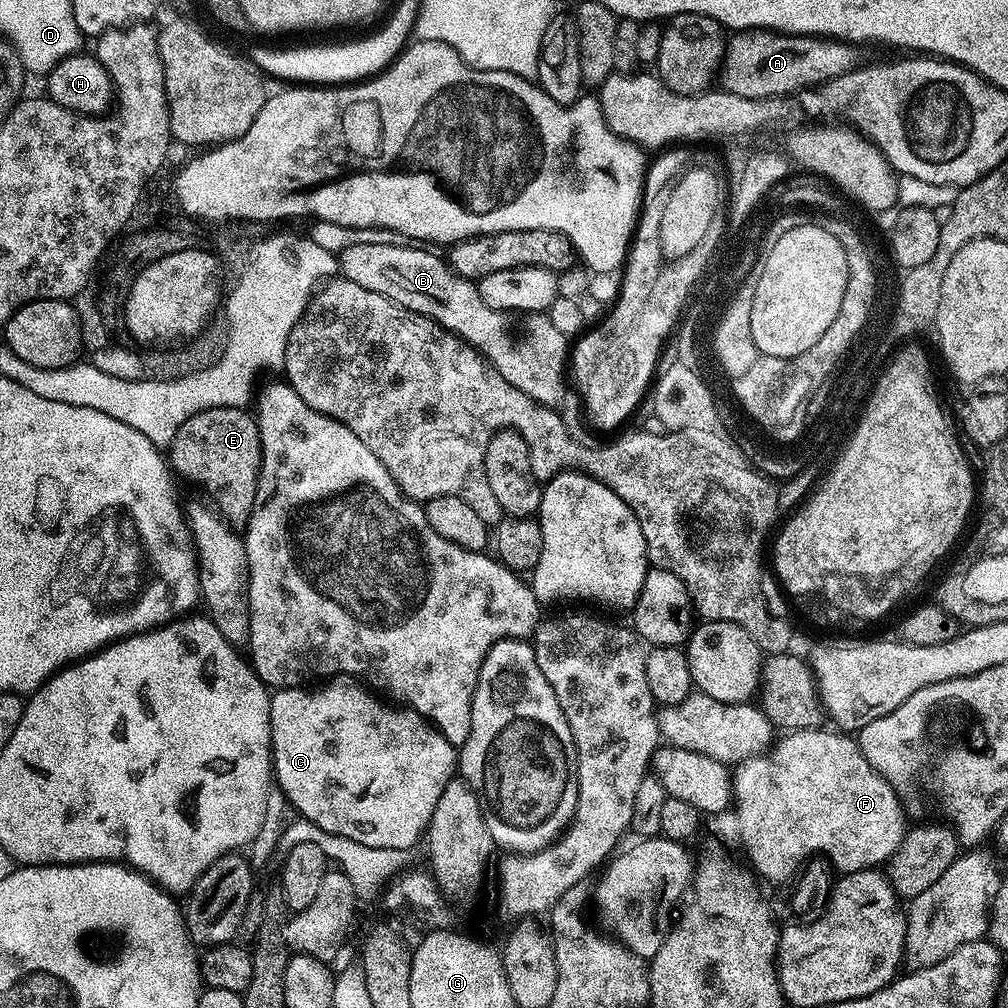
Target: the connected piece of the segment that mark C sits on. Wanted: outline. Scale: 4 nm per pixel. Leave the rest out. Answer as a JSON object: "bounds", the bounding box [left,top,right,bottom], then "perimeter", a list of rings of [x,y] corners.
{"bounds":[270,678,457,849],"perimeter":[[[332,678],[316,687],[320,686],[321,688],[316,688],[313,692],[307,692],[309,689],[301,686],[299,688],[282,688],[271,693],[270,726],[272,727],[272,762],[275,783],[284,791],[285,798],[300,811],[297,813],[303,819],[314,822],[314,826],[318,826],[330,834],[350,838],[354,842],[362,842],[362,846],[415,849],[415,844],[419,840],[421,843],[422,837],[428,831],[428,823],[434,814],[434,806],[438,806],[438,798],[442,798],[442,790],[446,790],[446,786],[457,775],[457,749],[449,744],[446,737],[428,723],[423,716],[418,715],[407,706],[393,706],[391,703],[385,702],[379,695],[369,691],[359,679]]]}

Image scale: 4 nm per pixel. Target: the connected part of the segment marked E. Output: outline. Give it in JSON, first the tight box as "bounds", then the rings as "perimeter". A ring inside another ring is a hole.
{"bounds":[166,408,260,529],"perimeter":[[[211,408],[186,418],[186,422],[178,426],[172,443],[167,445],[166,456],[177,477],[186,476],[213,494],[220,513],[233,529],[248,527],[260,477],[260,435],[251,411]]]}

